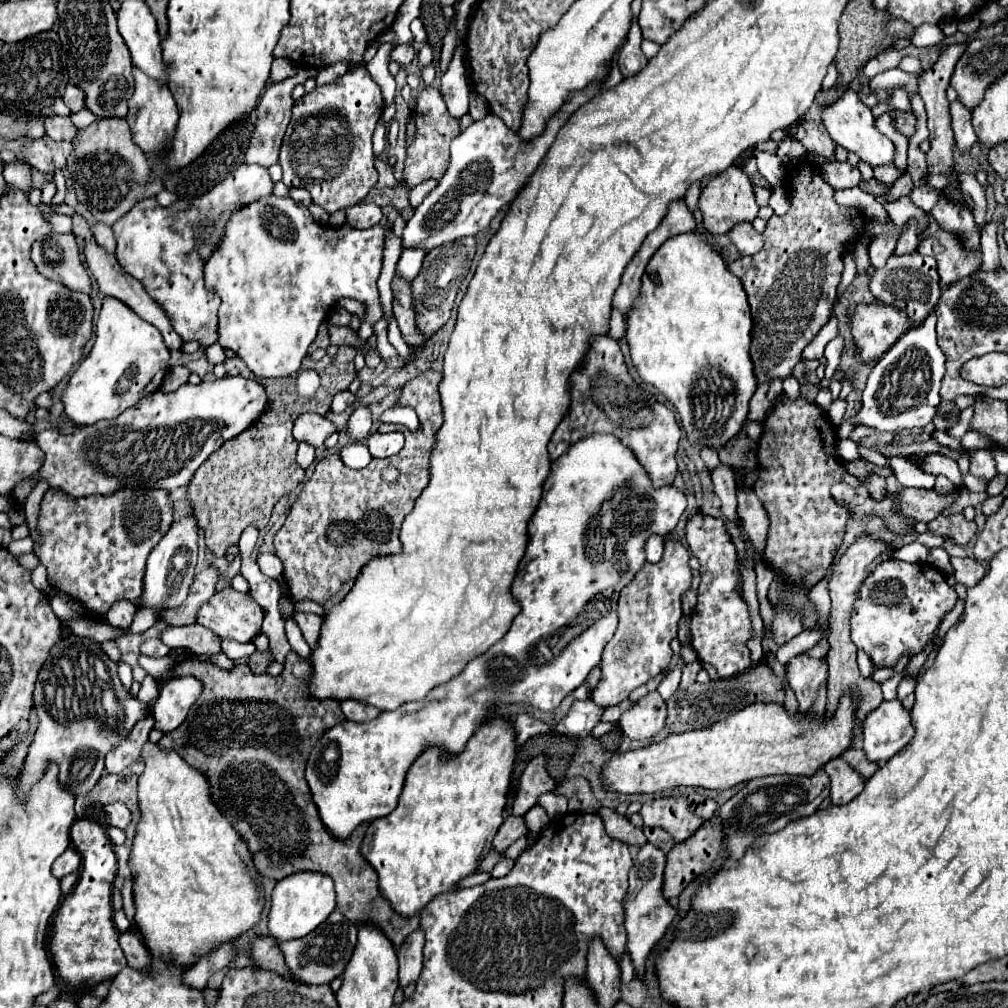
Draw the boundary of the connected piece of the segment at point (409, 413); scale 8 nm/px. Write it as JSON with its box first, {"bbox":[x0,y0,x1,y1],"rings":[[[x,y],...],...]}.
{"bbox":[380,407,420,430],"rings":[[[392,407],[387,409],[380,417],[381,423],[396,423],[407,426],[409,430],[419,429],[420,422],[417,413],[412,407]]]}

